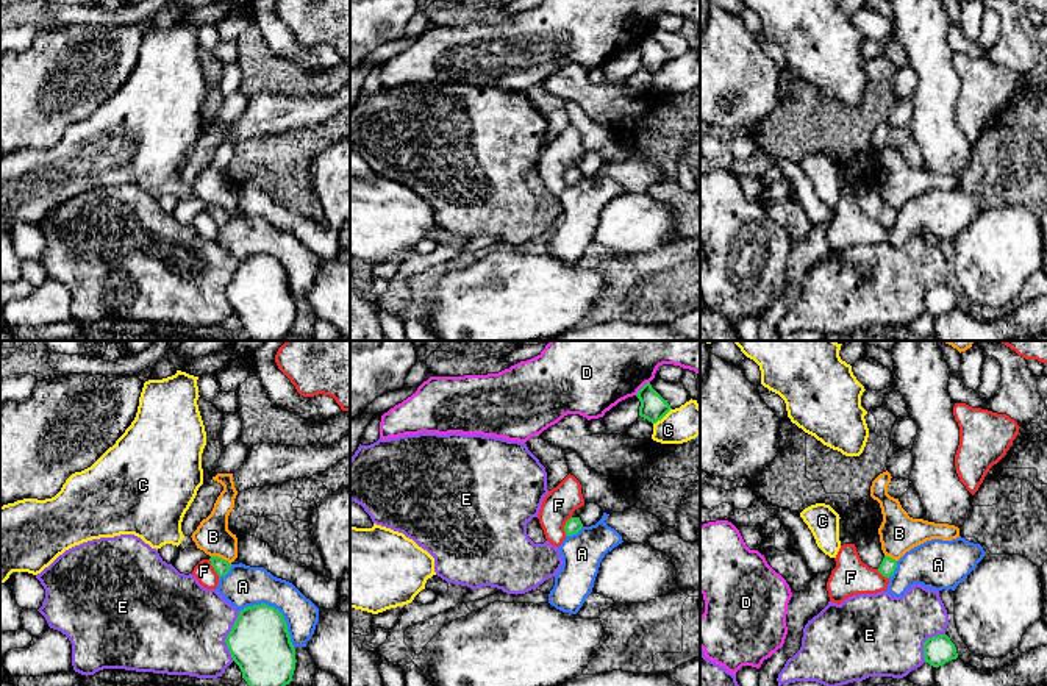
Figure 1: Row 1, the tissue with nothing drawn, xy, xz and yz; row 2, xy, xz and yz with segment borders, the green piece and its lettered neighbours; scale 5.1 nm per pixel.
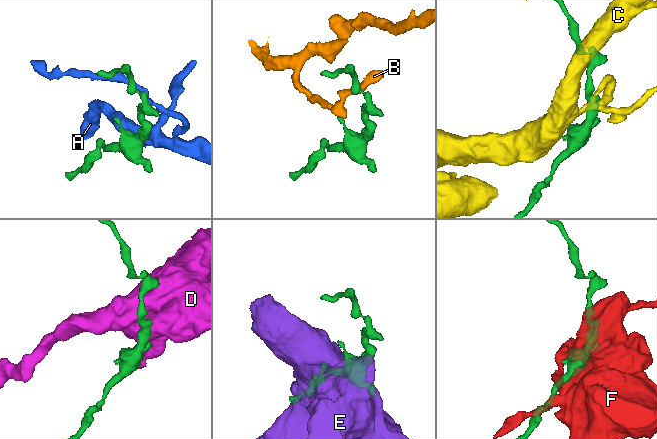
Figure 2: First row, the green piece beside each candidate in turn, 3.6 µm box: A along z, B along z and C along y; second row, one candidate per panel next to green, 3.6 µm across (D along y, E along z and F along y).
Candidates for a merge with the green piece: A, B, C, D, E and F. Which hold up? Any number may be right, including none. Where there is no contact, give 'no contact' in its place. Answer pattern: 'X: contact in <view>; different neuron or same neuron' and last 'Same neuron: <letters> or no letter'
A: contact in xy; different neuron
B: contact in xy; different neuron
C: contact in xz; different neuron
D: contact in xz; different neuron
E: contact in xy; different neuron
F: contact in xz; different neuron
Same neuron: no letter

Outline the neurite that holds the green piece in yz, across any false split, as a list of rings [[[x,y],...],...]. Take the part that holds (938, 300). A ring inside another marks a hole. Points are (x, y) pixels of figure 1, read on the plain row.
[[[947,284],[928,288],[924,292],[924,308],[933,317],[939,317],[958,308],[956,297]]]

